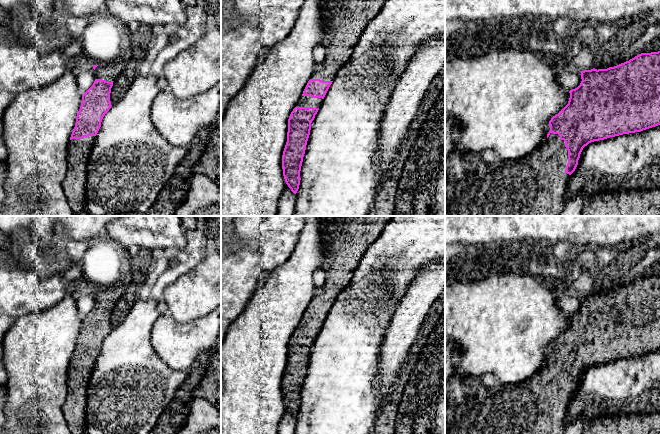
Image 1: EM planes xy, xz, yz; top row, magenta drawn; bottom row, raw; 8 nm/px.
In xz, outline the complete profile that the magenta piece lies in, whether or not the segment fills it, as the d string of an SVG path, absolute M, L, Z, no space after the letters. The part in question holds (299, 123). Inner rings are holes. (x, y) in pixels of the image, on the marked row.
M322 0L321 14L323 18L323 39L322 45L325 47L325 57L323 61L316 64L314 73L308 81L301 98L296 107L291 112L288 119L287 142L282 155L282 169L286 184L291 191L296 194L300 185L300 171L303 162L303 157L306 150L307 141L310 135L311 123L321 106L323 99L335 79L338 71L345 65L352 55L353 48L359 41L367 24L375 18L387 0Z

